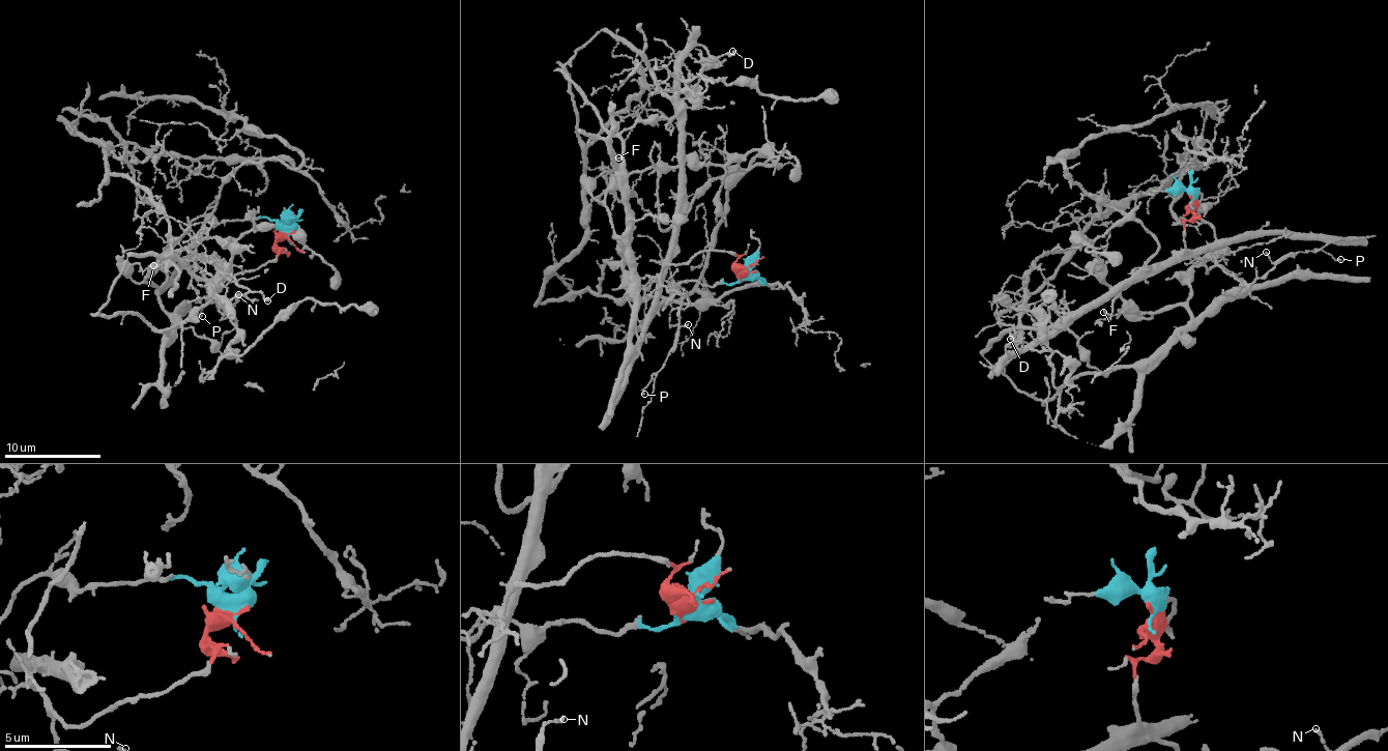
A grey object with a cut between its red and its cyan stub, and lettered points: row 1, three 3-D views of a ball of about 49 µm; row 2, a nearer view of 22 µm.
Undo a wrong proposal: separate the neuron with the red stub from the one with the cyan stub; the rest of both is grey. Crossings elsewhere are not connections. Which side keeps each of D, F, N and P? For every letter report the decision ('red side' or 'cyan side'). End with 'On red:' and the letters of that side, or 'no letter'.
D: red side
F: cyan side
N: red side
P: red side
On red: D, N, P

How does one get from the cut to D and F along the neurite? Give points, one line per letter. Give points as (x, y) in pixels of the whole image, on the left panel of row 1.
D: (286, 232), (256, 269), (212, 284), (198, 264), (219, 262), (209, 290), (227, 300), (268, 300)
F: (286, 232), (267, 218), (213, 224), (197, 215), (166, 253), (167, 283), (158, 287), (144, 276), (154, 265)

